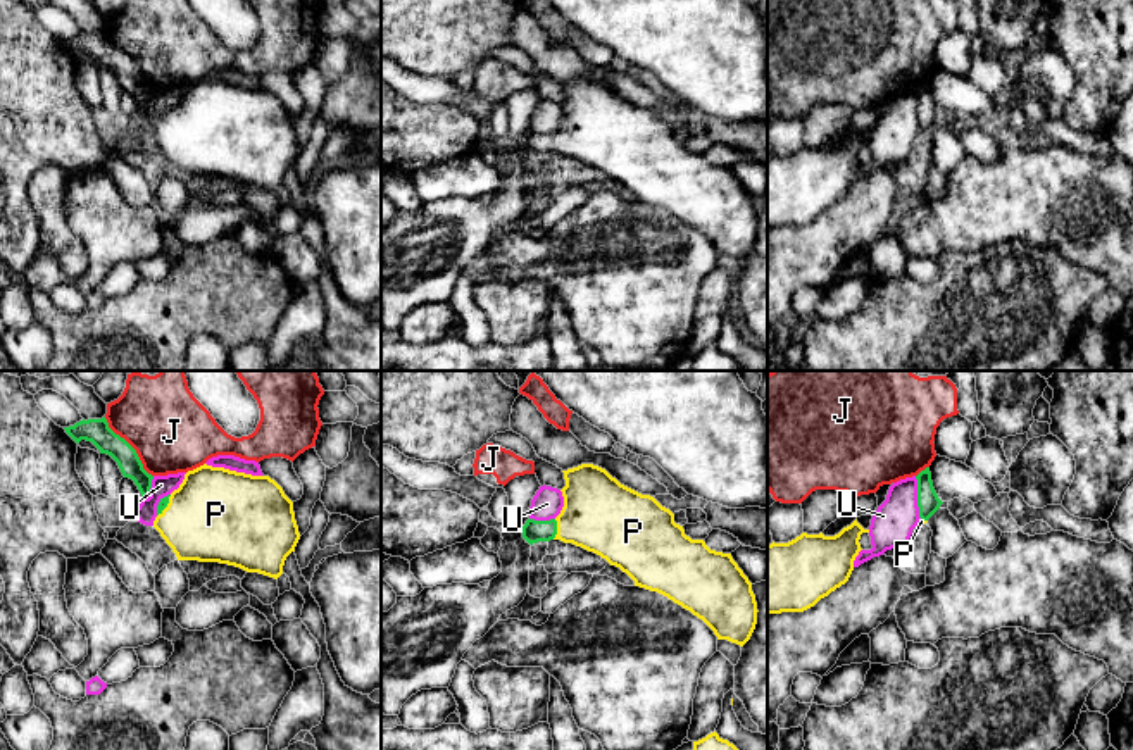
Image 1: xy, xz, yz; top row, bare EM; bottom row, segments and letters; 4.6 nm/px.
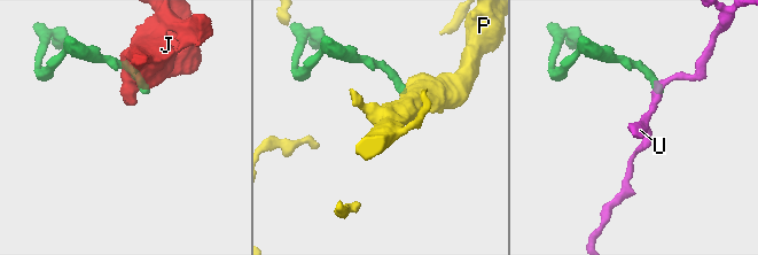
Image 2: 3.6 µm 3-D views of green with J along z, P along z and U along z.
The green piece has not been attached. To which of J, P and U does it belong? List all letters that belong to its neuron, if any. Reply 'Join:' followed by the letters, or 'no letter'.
Join: P

